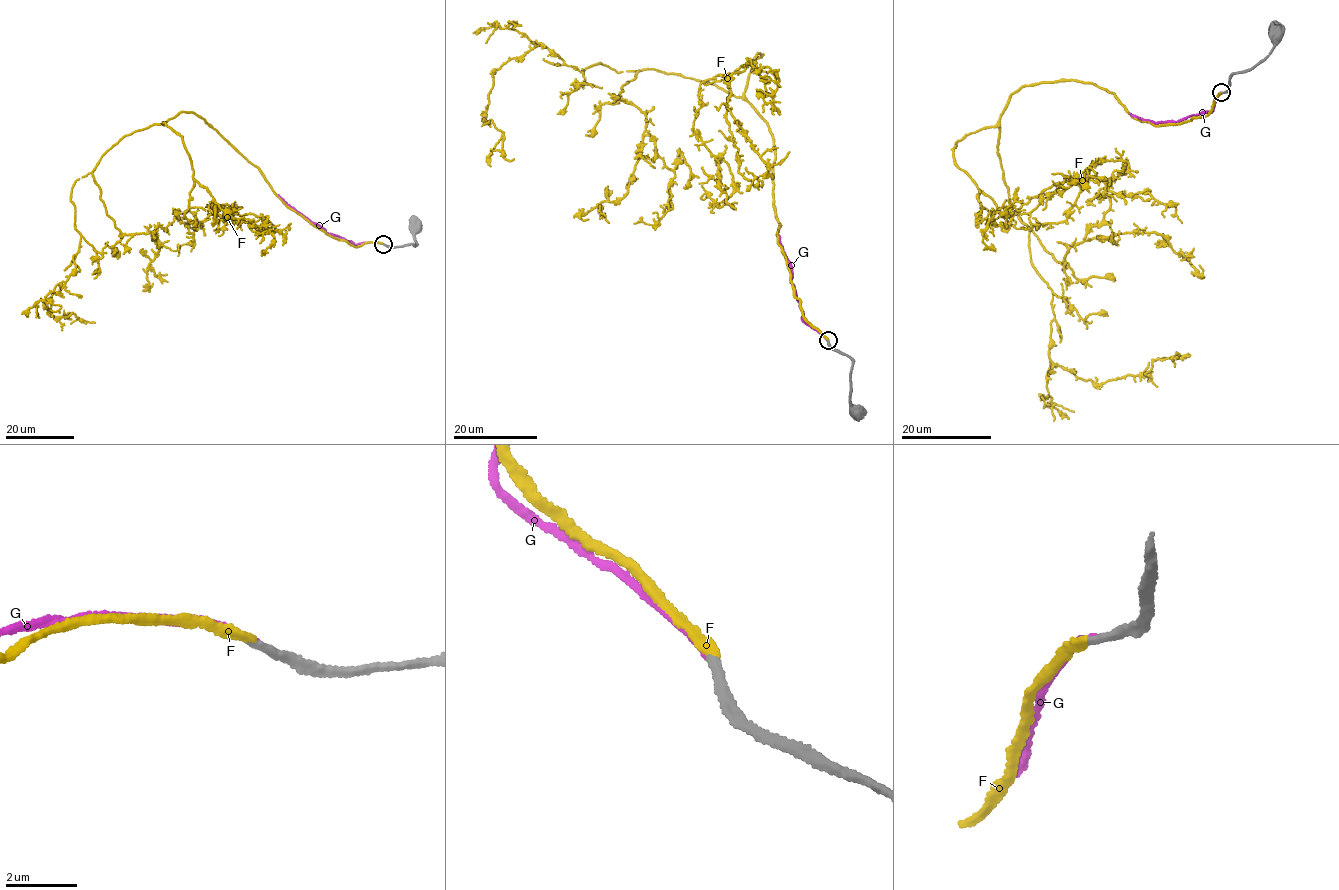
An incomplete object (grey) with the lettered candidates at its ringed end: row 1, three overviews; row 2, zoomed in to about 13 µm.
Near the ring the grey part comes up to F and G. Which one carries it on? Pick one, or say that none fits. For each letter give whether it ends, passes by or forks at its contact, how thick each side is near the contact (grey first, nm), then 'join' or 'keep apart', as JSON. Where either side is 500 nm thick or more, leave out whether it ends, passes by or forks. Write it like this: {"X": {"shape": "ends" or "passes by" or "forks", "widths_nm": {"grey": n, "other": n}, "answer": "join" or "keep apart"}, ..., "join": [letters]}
{"F": {"shape": "ends", "widths_nm": {"grey": 240, "other": 240}, "answer": "join"}, "G": {"shape": "ends", "widths_nm": {"grey": 240, "other": 200}, "answer": "keep apart"}, "join": ["F"]}

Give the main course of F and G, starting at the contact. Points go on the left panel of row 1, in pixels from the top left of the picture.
F: (384, 244), (357, 247), (315, 226), (182, 111), (124, 136), (72, 187), (75, 271), (43, 304), (94, 322)
G: (384, 244), (364, 242), (355, 245), (326, 232), (277, 194)

